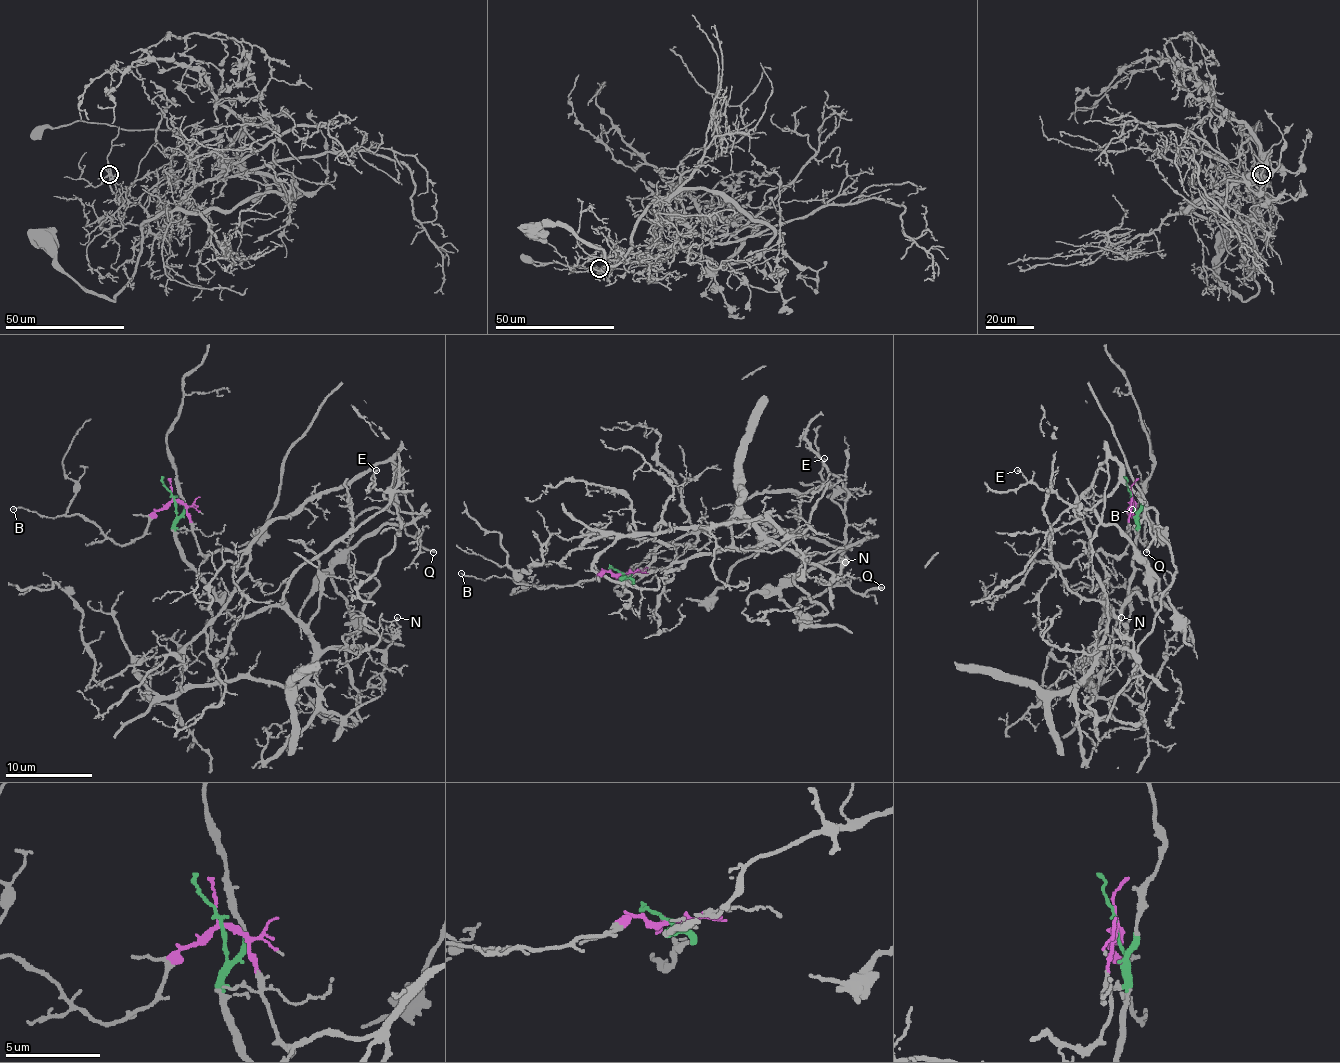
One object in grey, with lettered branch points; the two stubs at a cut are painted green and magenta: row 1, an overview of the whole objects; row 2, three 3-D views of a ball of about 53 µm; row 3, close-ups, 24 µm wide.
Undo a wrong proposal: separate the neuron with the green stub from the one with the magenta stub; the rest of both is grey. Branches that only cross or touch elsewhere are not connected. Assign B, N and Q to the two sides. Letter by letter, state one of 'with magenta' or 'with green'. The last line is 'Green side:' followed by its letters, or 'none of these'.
B: with magenta
N: with green
Q: with magenta
Green side: N

